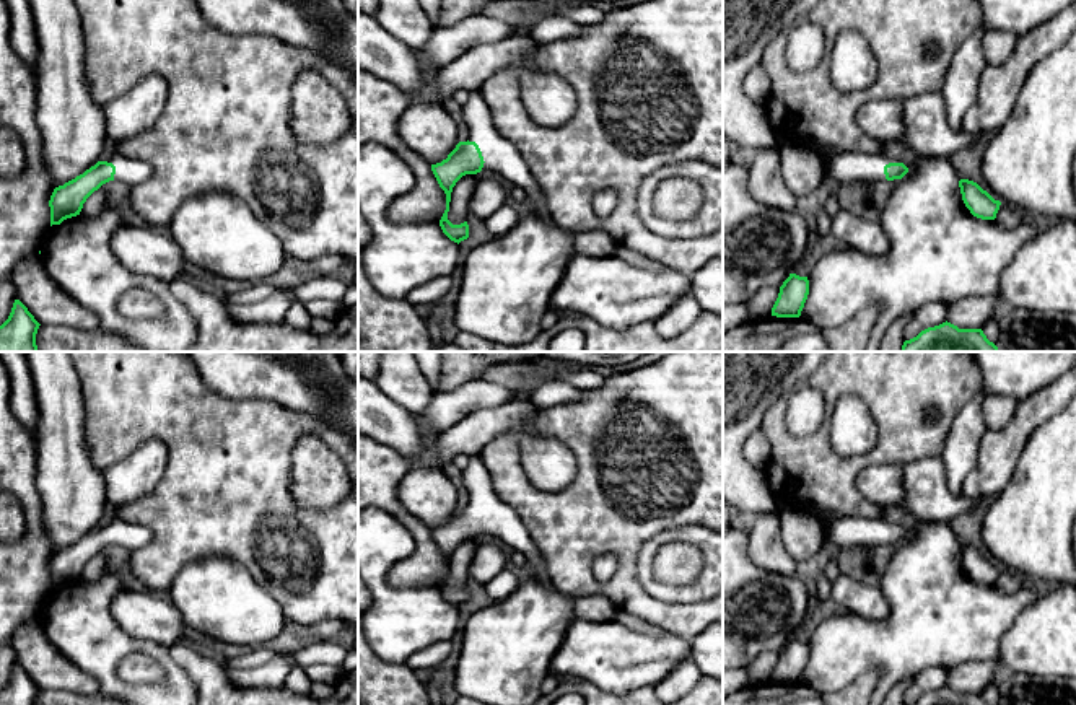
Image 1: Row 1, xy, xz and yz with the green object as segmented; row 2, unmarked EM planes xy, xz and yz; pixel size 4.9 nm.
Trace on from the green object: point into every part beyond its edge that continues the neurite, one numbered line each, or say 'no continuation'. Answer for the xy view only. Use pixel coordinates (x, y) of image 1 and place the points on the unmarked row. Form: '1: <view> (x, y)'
1: xy (129, 536)

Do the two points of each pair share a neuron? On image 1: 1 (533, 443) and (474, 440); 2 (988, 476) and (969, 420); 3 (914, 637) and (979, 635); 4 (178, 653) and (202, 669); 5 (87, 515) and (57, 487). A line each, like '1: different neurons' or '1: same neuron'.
1: same neuron
2: different neurons
3: same neuron
4: same neuron
5: same neuron

